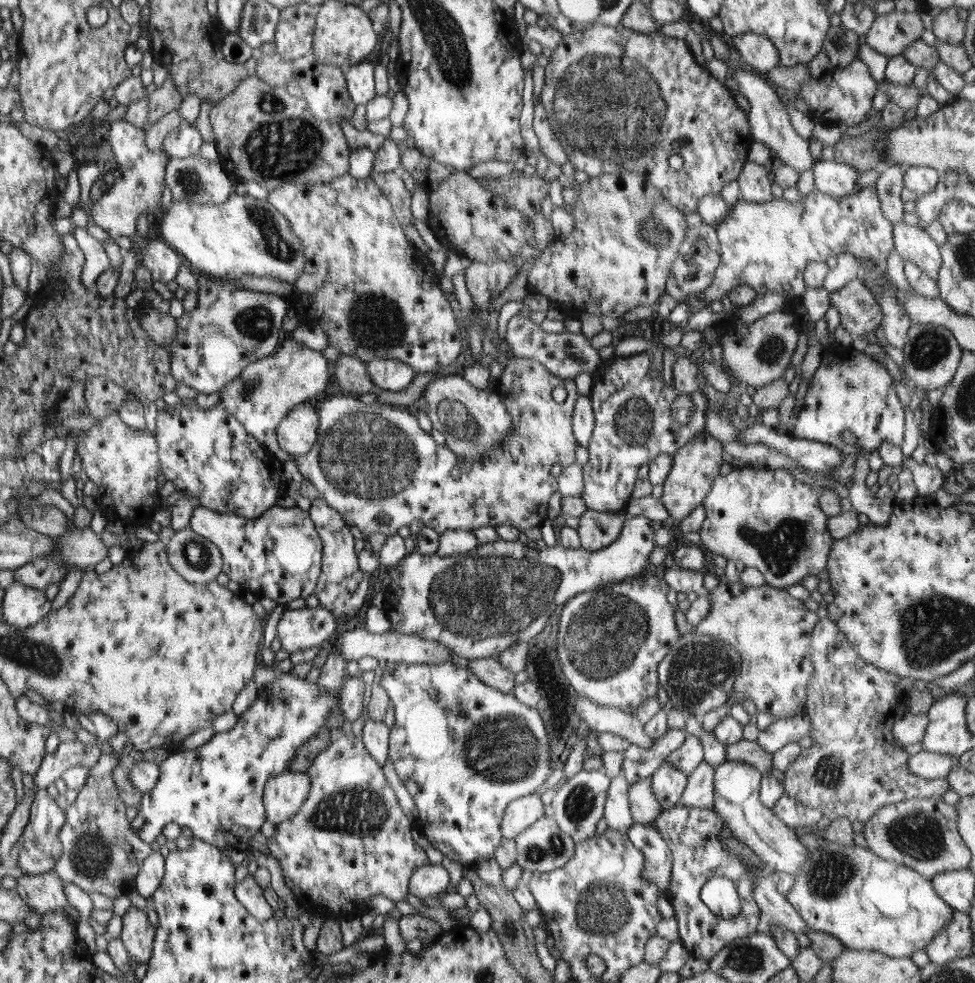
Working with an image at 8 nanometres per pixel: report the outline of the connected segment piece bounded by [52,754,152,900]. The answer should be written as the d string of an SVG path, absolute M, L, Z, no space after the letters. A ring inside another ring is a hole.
M102 754L98 762L88 770L88 776L78 798L72 806L65 810L66 822L58 831L62 852L59 861L55 862L52 872L56 873L64 882L79 886L84 892L92 895L100 894L114 900L121 896L128 896L134 888L135 876L140 872L143 860L152 852L150 844L144 842L130 826L126 818L126 806L118 796L114 786L112 771L120 763L116 755Z

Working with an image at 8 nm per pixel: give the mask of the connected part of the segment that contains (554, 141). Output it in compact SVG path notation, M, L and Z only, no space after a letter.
M535 97L534 102L533 128L538 137L540 150L550 163L554 162L554 164L564 166L564 164L569 161L569 158L562 148L559 138L552 129L552 126L550 126L547 121L547 110L543 108L542 103L536 103Z

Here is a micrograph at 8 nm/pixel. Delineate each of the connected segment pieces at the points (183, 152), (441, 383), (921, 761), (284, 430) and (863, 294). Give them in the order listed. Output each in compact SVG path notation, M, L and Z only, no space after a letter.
M186 124L171 130L163 141L163 149L172 158L183 159L184 156L192 156L192 154L200 156L200 146L202 146L200 132Z
M451 374L436 378L427 387L424 398L428 405L428 416L434 428L446 438L446 445L466 461L475 461L485 451L497 448L507 432L511 430L511 416L504 401L491 390L481 390L470 385L462 374Z
M924 750L910 755L908 766L916 776L944 780L957 761L958 758L952 755Z
M304 402L293 408L277 426L277 441L294 458L306 455L318 438L318 414Z
M860 278L830 293L829 304L837 308L842 327L855 338L881 327L883 315L879 301Z

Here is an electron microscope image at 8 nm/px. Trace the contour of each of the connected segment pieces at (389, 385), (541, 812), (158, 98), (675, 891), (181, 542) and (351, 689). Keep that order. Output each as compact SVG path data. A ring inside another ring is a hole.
M382 357L367 363L367 373L378 390L394 392L406 389L416 374L408 363Z
M531 793L510 802L510 805L504 811L500 827L503 838L515 839L533 822L545 815L549 815L549 810L544 809L541 796L538 796L538 794Z
M172 73L166 77L162 85L156 87L156 90L150 94L149 97L149 115L146 129L150 128L159 118L162 118L172 110L178 110L184 98L178 90Z
M679 804L675 808L662 810L654 822L673 854L673 869L667 897L675 910L674 917L677 920L680 942L692 958L710 961L730 942L756 933L761 910L753 895L753 874L749 866L719 839L719 832L726 827L719 814L715 810ZM714 877L729 878L736 885L741 898L741 911L738 915L729 919L717 916L700 898L700 888L709 878Z
M190 526L175 531L167 544L167 554L173 569L191 583L209 583L223 571L219 548Z
M354 670L350 676L345 677L344 689L341 692L339 706L344 717L350 723L356 722L364 710L364 695L366 694L362 674Z

